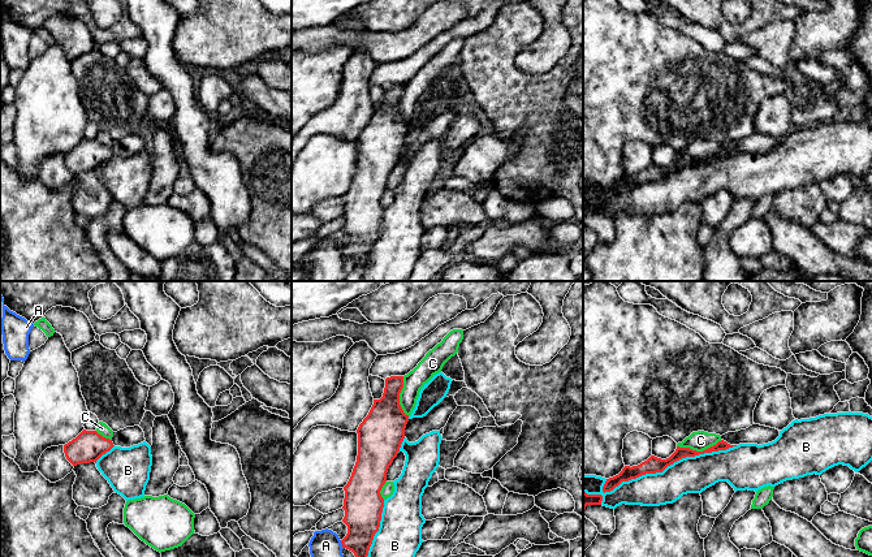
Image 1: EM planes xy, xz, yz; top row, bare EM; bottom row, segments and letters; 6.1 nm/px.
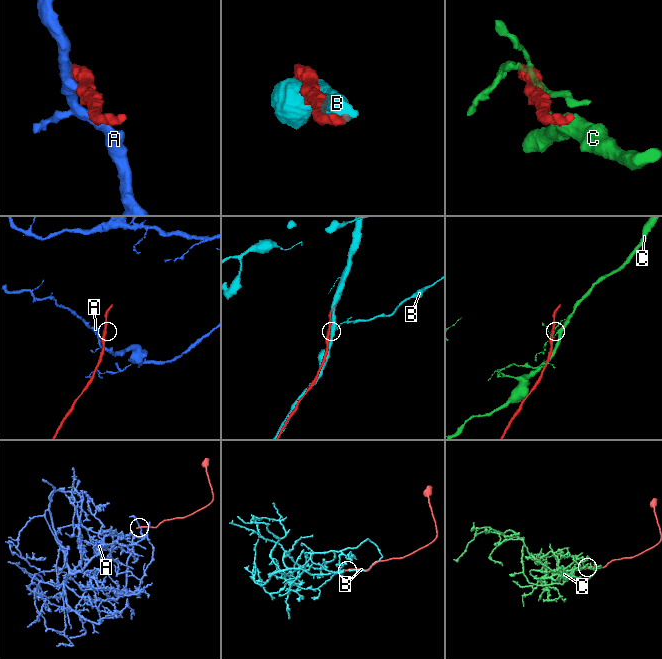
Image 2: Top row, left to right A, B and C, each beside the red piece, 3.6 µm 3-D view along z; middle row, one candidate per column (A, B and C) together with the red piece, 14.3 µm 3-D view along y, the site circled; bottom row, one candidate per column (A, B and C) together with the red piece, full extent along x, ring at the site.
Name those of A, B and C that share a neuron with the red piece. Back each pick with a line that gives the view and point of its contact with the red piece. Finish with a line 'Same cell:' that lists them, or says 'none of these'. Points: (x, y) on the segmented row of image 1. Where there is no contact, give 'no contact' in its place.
B: contact yz (669, 465)
Same cell: B

